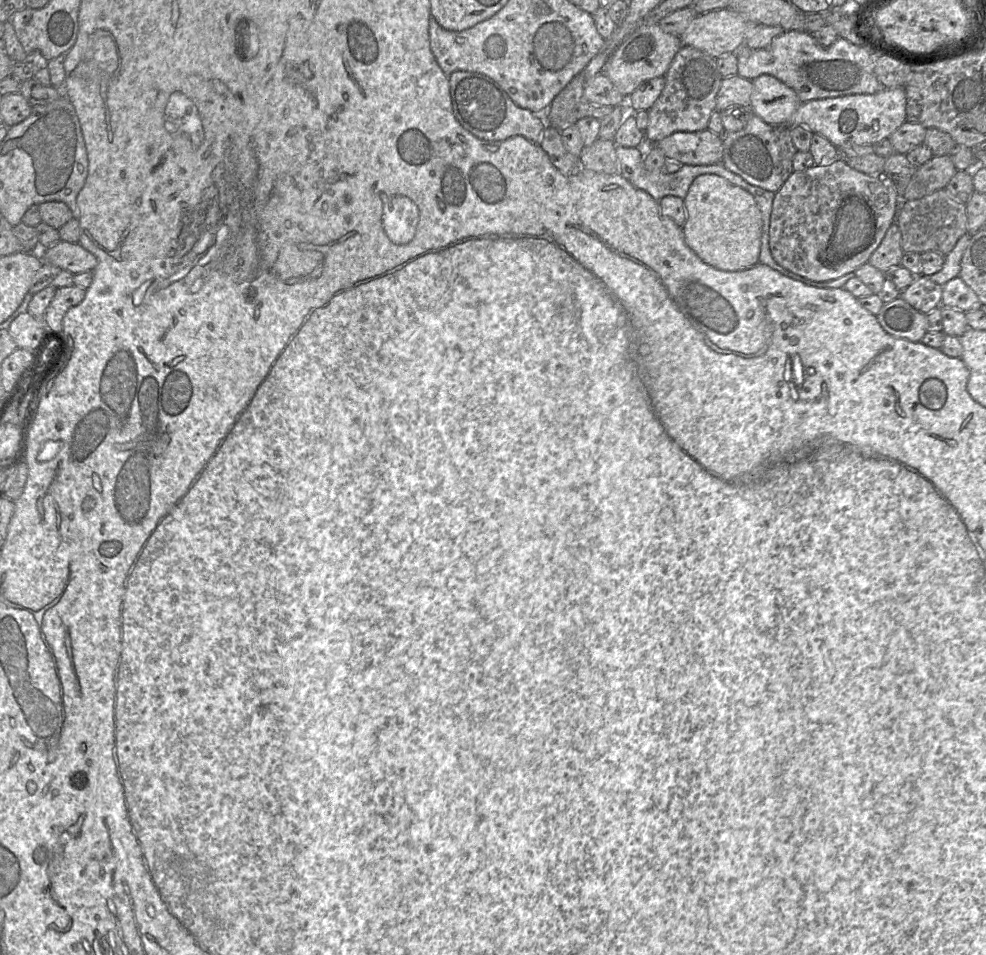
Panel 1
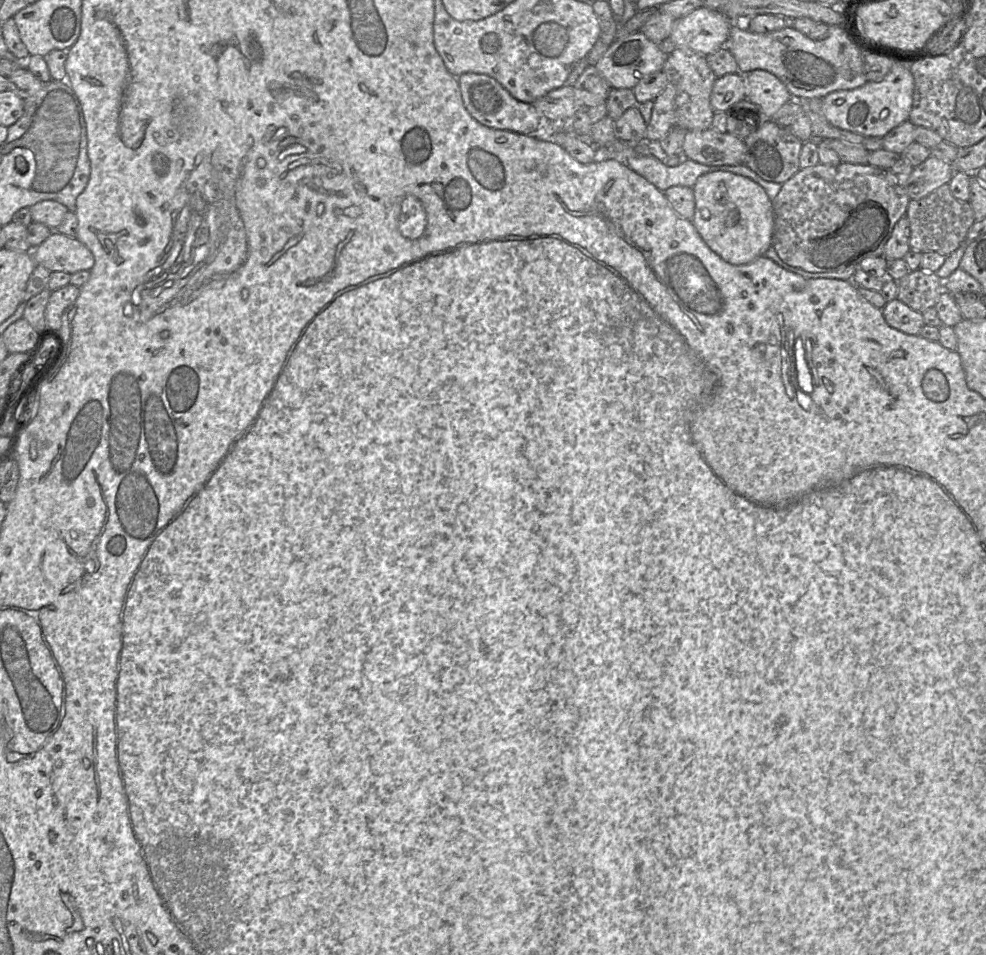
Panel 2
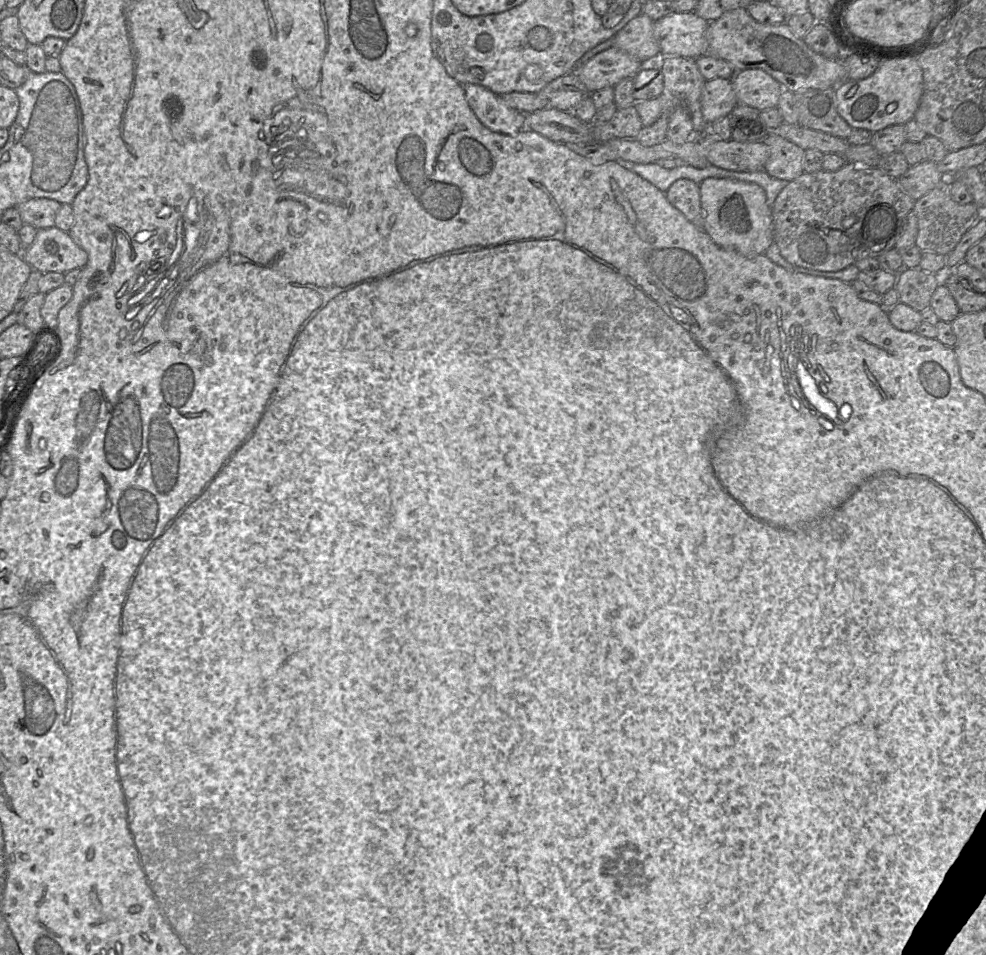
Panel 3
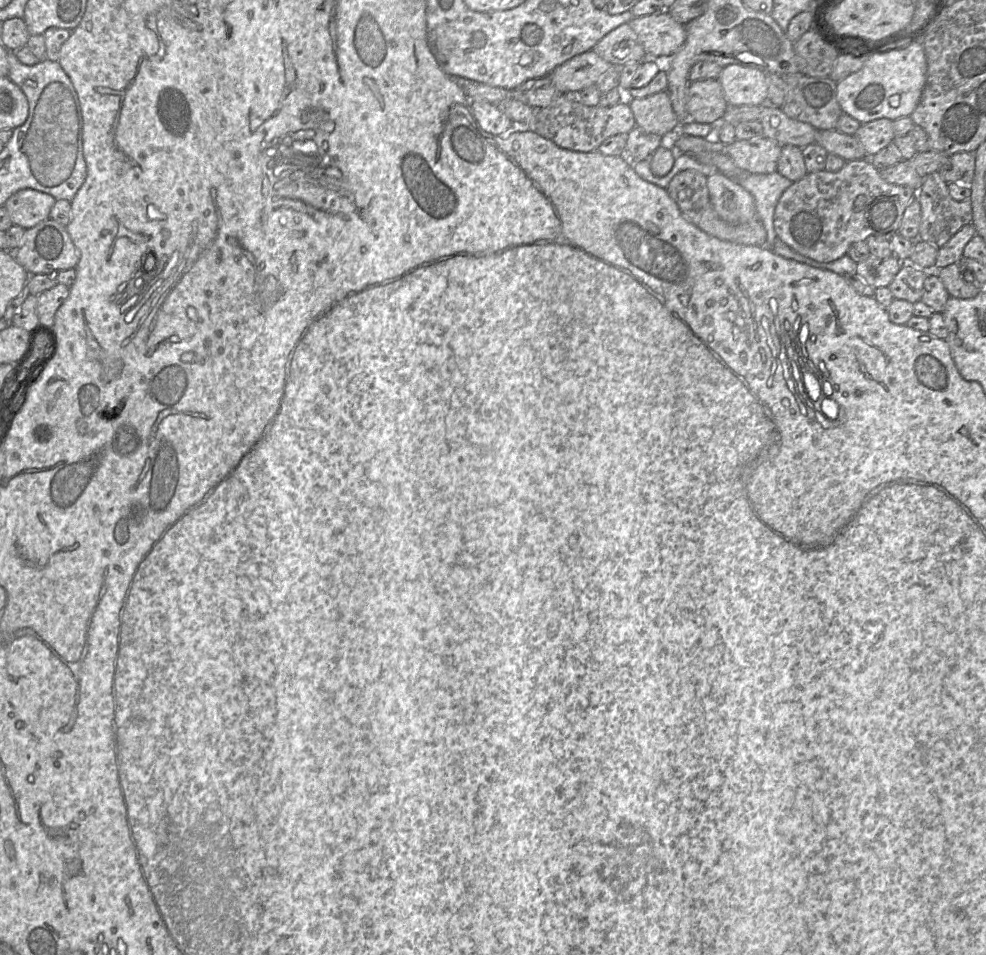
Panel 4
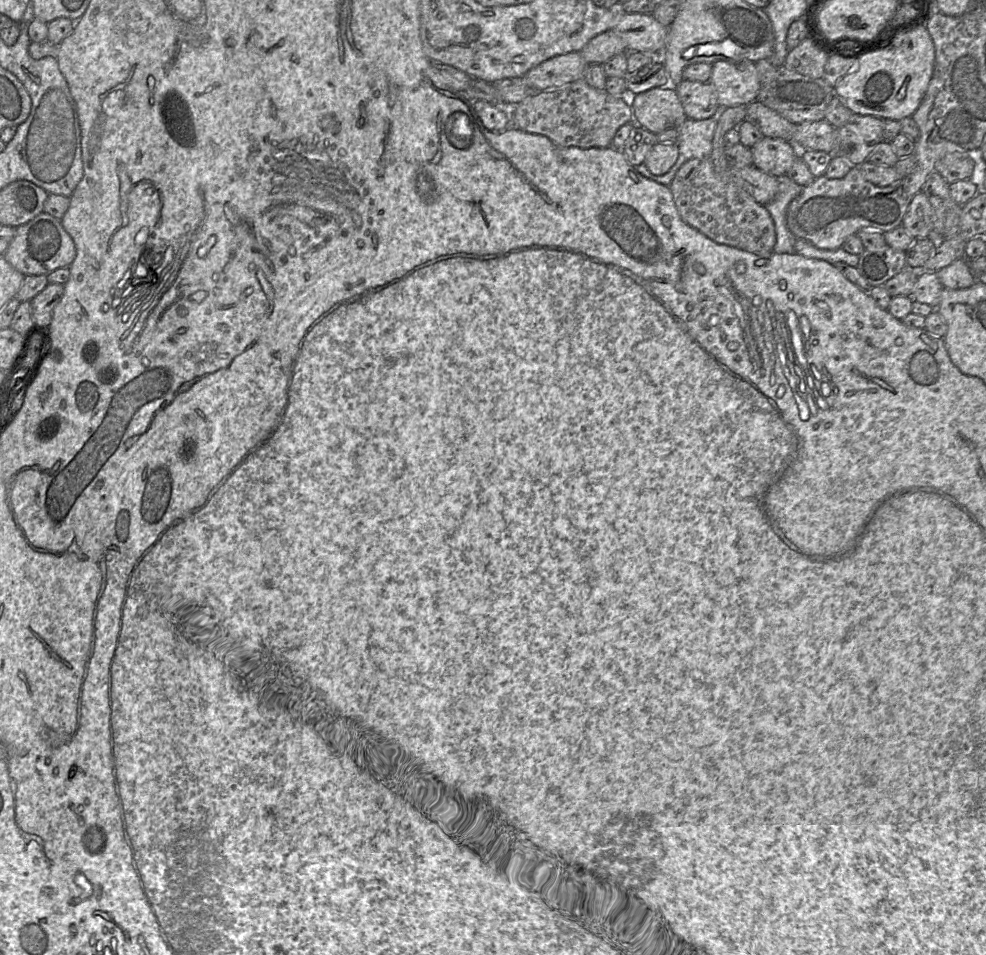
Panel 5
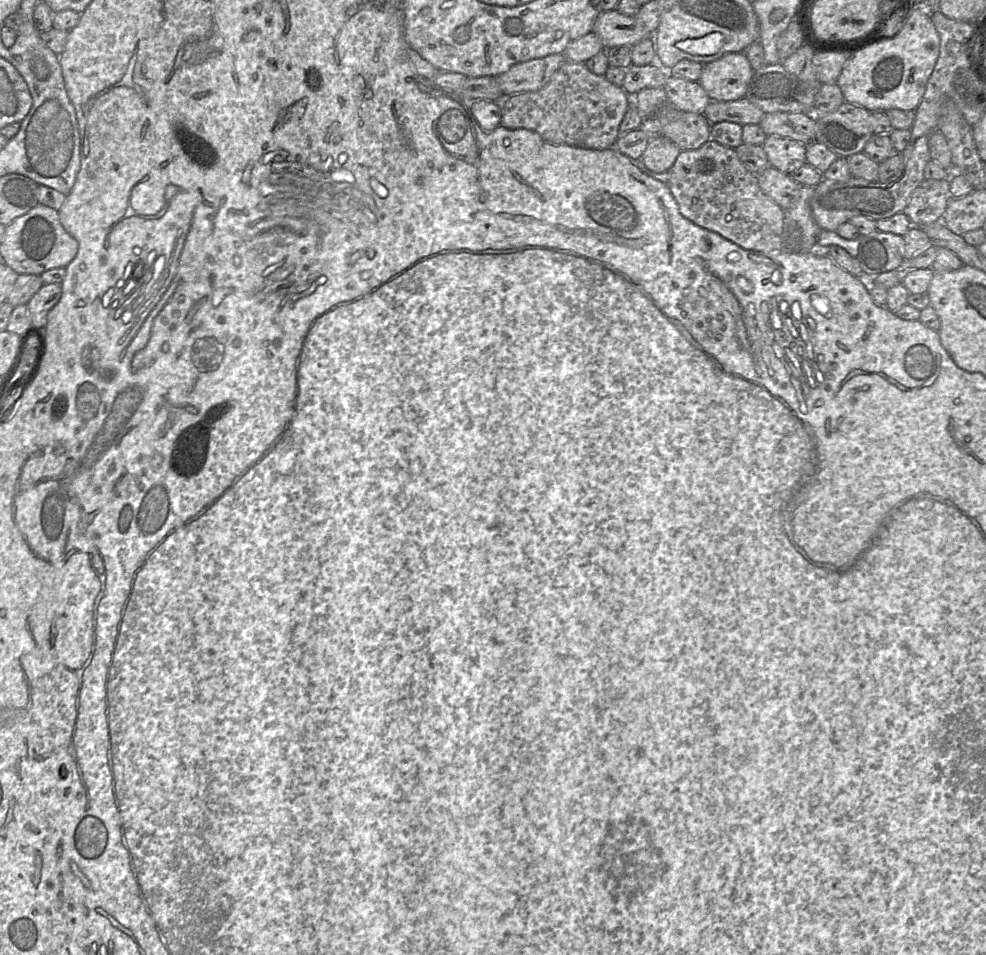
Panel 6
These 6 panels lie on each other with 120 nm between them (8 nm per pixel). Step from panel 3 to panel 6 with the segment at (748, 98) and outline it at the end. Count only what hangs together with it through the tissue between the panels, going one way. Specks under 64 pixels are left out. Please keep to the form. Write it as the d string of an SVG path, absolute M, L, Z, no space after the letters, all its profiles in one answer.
M744 52L728 53L703 65L699 83L711 101L745 97L754 71Z

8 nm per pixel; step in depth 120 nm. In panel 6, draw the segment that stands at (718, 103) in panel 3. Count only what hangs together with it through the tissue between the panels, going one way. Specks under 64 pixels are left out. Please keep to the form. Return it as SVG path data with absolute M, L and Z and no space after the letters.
M669 75L664 86L669 105L682 111L704 114L711 99L698 81Z

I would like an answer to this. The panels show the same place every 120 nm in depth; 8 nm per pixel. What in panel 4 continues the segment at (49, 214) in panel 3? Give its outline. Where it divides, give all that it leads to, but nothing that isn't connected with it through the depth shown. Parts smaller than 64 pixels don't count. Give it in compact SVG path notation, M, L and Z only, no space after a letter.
M22 189L13 194L3 205L14 225L30 229L49 219L50 210L56 199L49 194Z

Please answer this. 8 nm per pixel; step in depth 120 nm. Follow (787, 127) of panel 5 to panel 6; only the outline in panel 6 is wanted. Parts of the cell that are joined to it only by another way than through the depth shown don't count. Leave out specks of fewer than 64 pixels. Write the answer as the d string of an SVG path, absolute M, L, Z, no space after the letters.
M745 97L735 101L710 101L704 115L711 124L721 121L746 124L760 124L764 113Z

